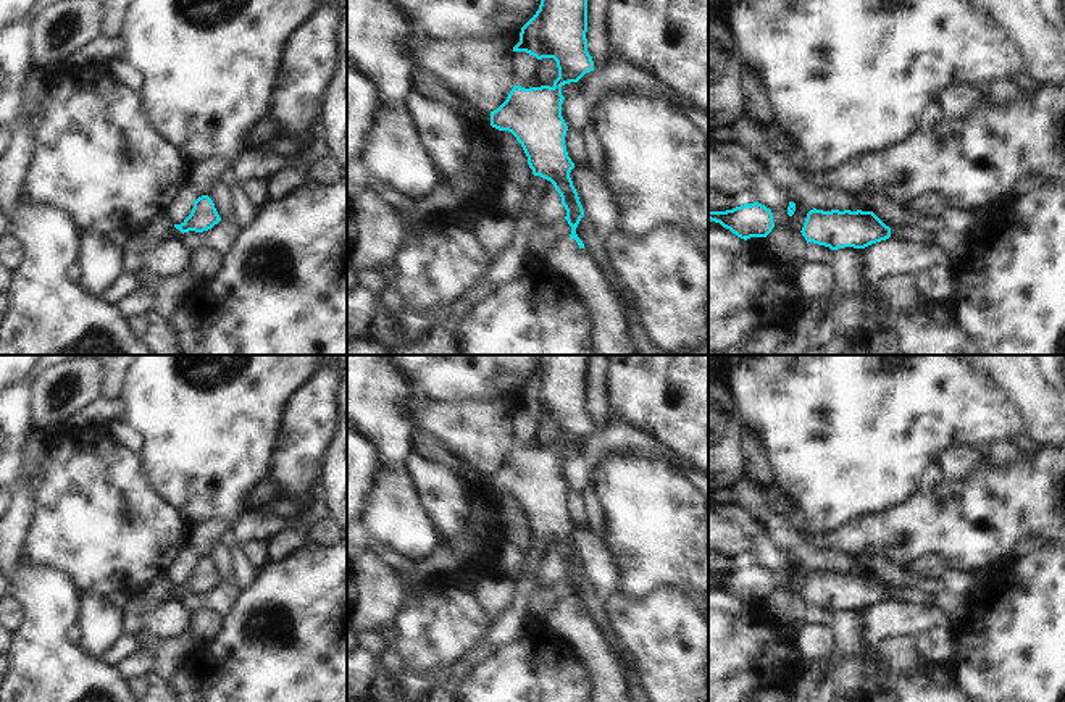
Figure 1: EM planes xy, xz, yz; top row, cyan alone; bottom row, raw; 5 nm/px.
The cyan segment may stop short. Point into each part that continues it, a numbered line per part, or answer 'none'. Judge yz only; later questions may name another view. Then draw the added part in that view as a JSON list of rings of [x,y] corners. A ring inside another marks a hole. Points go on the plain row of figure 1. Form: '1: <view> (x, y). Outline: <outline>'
1: yz (912, 596). Outline: [[[894,587],[891,589],[892,602],[907,602],[910,605],[931,604],[929,592],[921,592],[915,587]]]

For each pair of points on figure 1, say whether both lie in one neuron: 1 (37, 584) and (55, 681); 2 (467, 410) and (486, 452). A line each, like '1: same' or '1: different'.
1: same
2: same

